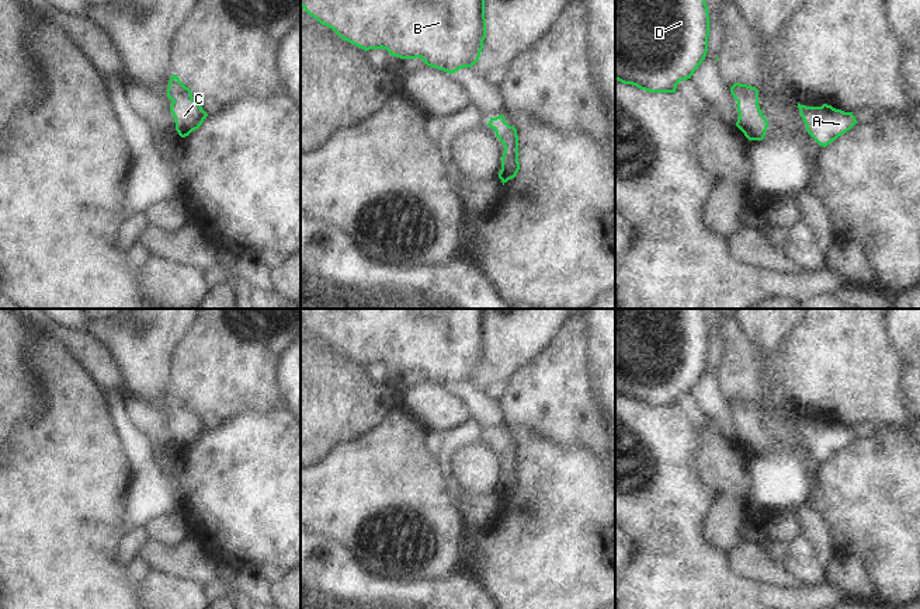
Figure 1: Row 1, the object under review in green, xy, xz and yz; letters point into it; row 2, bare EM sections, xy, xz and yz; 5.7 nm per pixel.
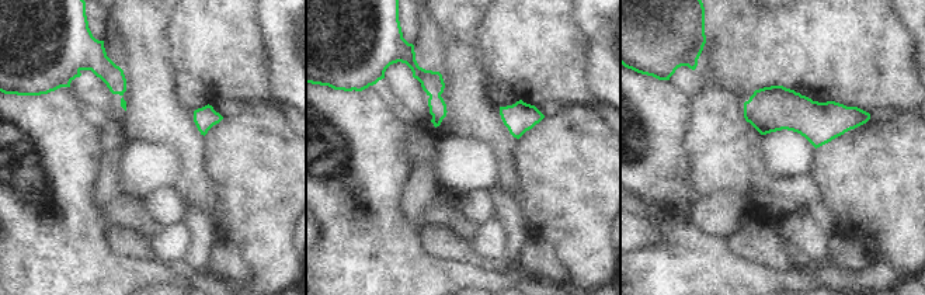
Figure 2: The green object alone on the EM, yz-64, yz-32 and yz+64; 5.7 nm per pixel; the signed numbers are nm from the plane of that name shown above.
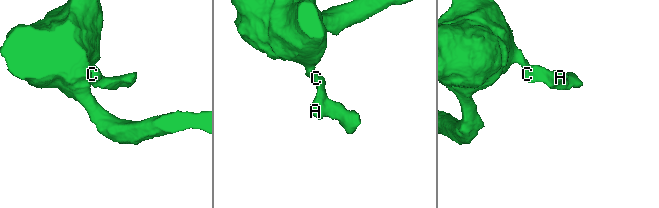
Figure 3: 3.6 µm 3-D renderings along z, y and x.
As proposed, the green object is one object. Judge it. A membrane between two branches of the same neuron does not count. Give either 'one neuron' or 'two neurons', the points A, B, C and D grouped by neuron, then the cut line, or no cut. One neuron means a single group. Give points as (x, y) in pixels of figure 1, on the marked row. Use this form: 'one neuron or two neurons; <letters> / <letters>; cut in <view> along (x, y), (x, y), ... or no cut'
one neuron; A B C D; no cut

